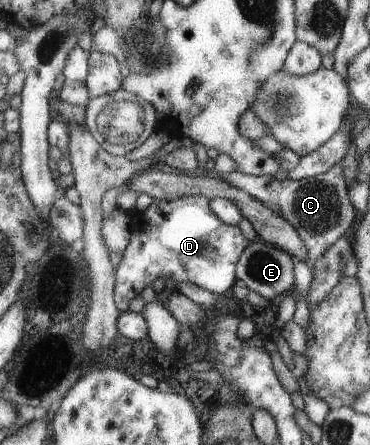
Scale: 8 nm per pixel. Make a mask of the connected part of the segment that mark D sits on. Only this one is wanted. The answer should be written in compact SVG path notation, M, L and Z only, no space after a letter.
M186 196L182 198L176 198L172 201L164 201L159 199L151 199L151 201L144 207L144 209L134 209L130 214L130 239L128 240L128 245L123 249L121 253L121 259L119 261L118 267L115 270L115 284L113 287L113 300L116 304L116 307L120 312L128 310L128 301L132 299L135 295L138 295L144 285L157 286L162 283L164 279L170 277L175 283L176 282L190 282L195 286L201 287L210 293L216 295L216 297L220 297L220 293L224 293L232 283L234 283L234 265L236 265L236 261L238 261L238 255L244 254L245 247L248 247L251 243L250 240L247 240L238 226L236 224L230 225L224 223L221 219L218 219L217 215L214 215L213 211L210 211L209 208L209 199L207 197L202 196Z

